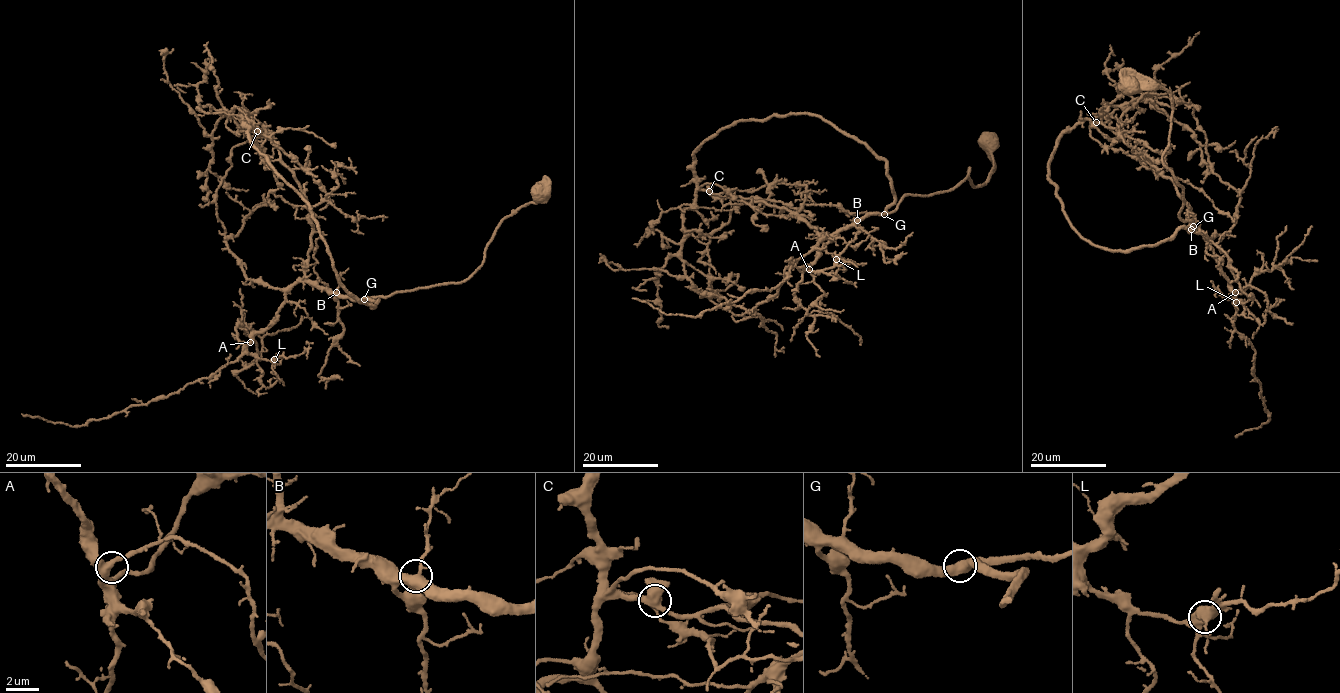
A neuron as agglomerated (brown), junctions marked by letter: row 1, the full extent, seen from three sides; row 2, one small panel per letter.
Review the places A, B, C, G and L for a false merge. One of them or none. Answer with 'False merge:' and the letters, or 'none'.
False merge: none

